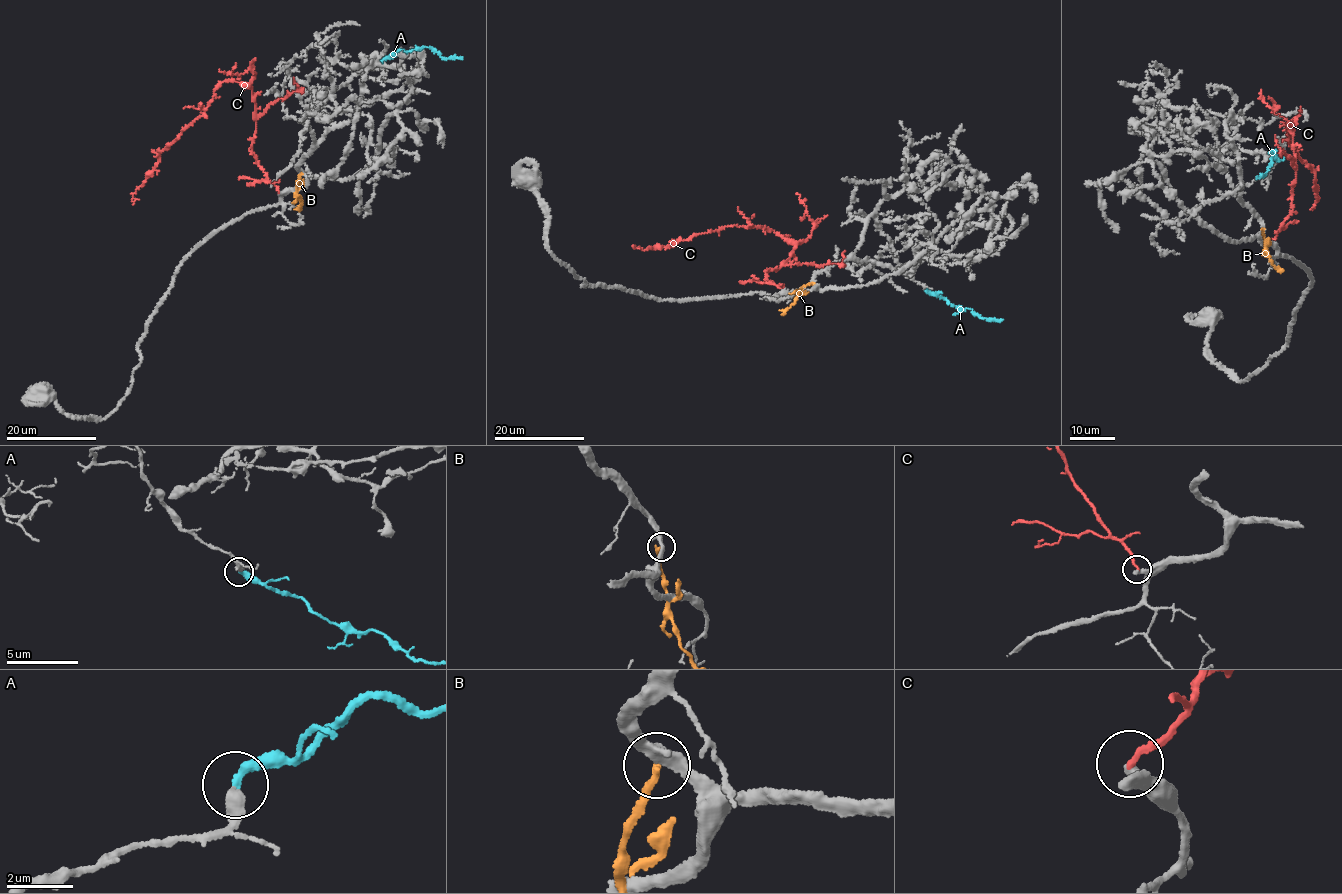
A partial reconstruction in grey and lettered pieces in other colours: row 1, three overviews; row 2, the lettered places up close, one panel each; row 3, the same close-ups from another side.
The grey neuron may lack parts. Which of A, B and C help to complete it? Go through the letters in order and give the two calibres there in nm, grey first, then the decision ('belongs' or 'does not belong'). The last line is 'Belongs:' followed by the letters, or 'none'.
A: calibres 400 and 320 nm; belongs
B: calibres 320 and 200 nm; does not belong
C: calibres 320 and 190 nm; does not belong
Belongs: A

